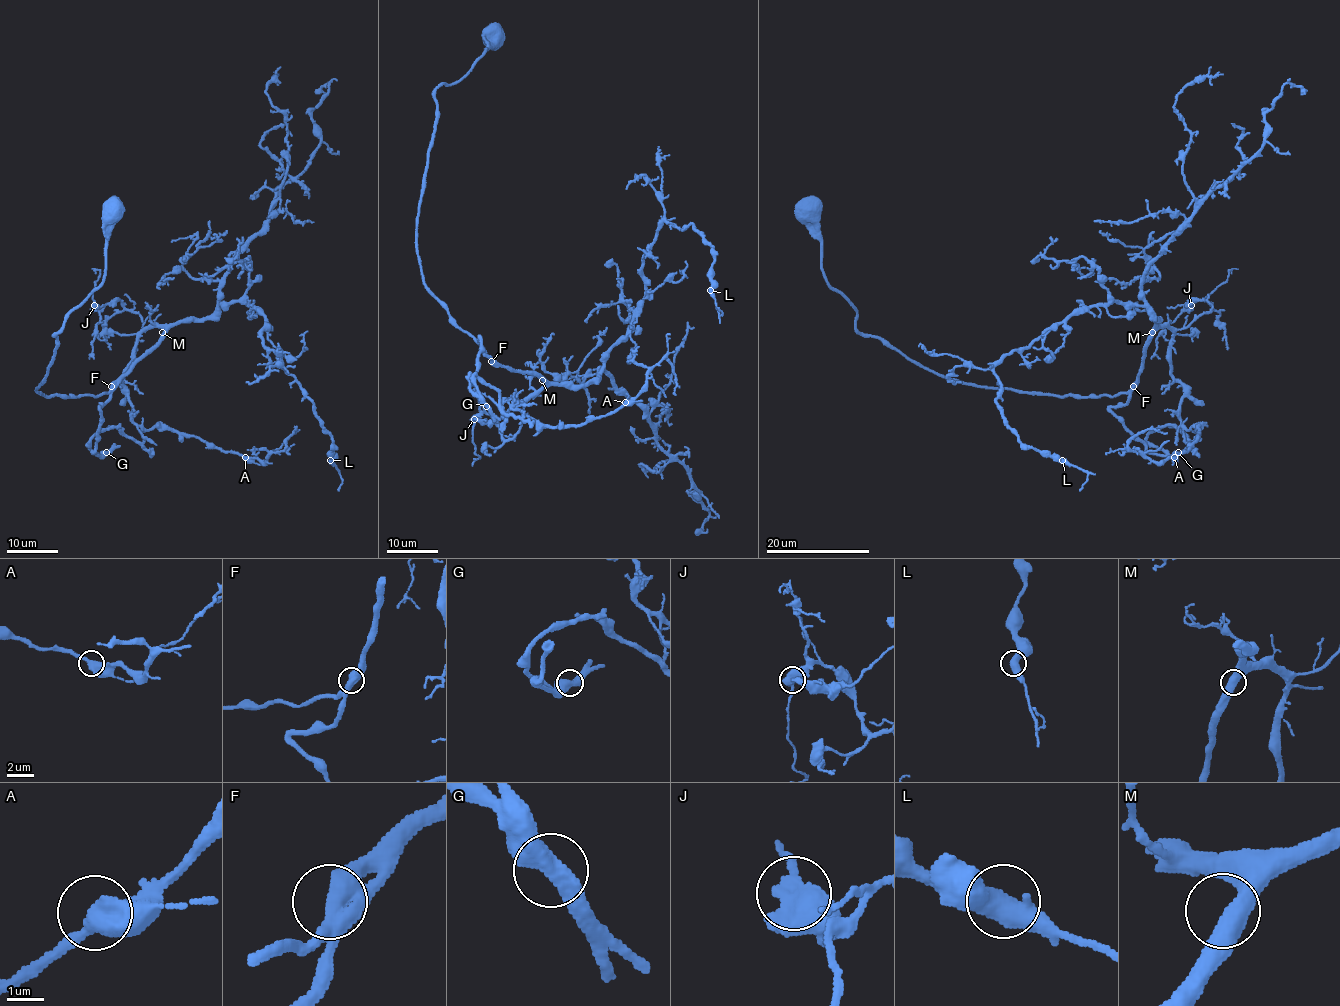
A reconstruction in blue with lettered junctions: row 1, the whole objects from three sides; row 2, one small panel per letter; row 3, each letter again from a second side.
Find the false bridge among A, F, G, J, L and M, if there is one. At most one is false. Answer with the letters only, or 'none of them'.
G

